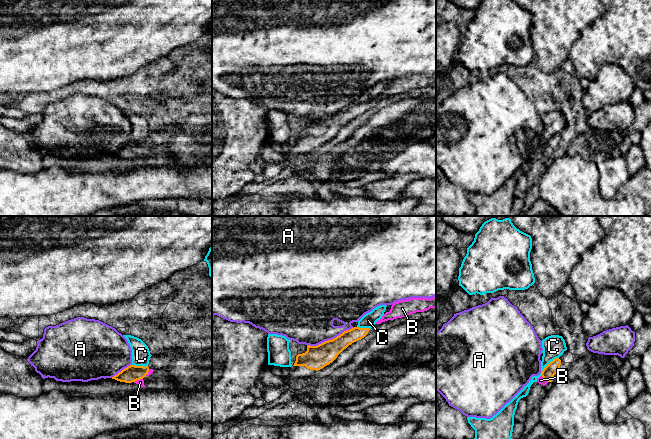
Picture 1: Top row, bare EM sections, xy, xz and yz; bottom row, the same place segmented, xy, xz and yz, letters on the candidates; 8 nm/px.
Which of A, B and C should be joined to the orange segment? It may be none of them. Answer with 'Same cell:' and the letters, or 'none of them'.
Same cell: B

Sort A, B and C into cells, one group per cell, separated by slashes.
A / B / C

